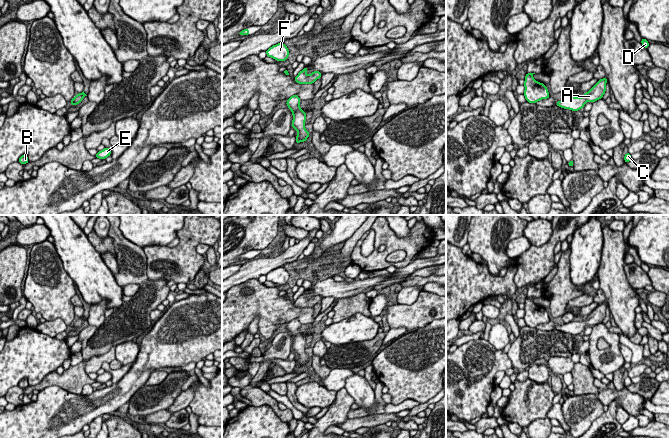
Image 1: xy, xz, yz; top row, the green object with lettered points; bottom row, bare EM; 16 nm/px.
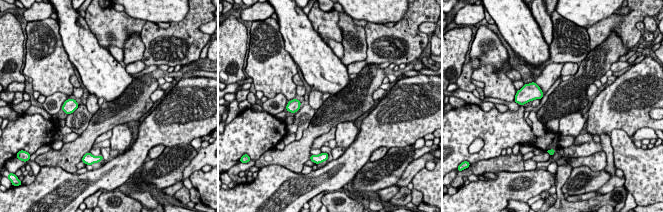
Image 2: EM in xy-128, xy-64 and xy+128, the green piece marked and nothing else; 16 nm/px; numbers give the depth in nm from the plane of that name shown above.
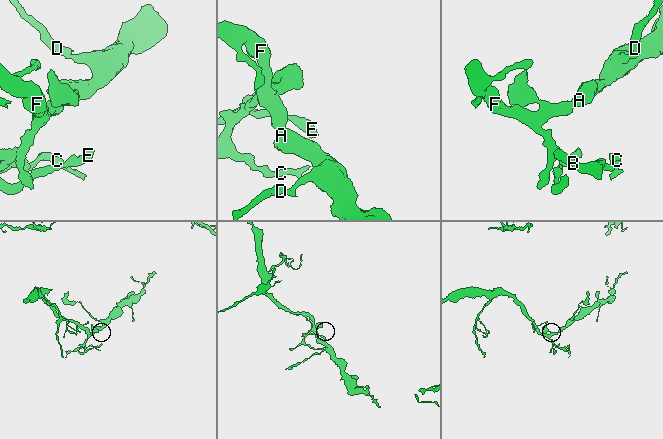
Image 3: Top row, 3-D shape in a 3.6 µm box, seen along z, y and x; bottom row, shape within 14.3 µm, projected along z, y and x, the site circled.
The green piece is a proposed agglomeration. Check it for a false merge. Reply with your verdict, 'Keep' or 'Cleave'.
Keep

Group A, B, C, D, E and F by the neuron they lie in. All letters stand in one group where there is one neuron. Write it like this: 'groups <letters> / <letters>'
groups A B C D E F

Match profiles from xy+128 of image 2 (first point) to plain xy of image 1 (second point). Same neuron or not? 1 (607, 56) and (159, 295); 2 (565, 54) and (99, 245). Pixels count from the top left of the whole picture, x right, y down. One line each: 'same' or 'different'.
1: same
2: different

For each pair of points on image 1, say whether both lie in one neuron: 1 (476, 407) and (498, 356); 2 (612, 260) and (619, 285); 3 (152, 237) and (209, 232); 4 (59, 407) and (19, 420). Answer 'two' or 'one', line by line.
1: one
2: one
3: two
4: one

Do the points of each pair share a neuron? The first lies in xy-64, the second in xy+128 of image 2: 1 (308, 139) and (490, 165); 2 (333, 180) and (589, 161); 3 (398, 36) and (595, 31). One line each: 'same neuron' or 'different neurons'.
1: same neuron
2: different neurons
3: same neuron

